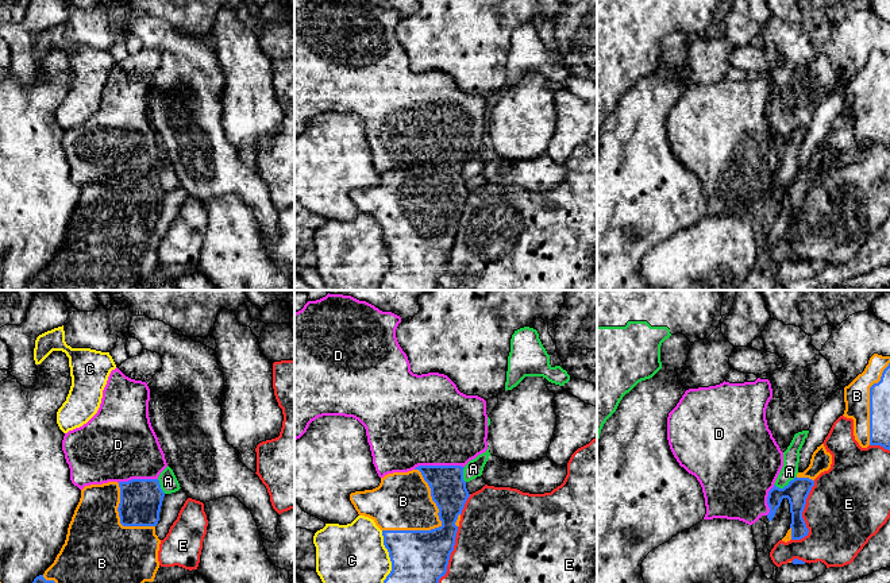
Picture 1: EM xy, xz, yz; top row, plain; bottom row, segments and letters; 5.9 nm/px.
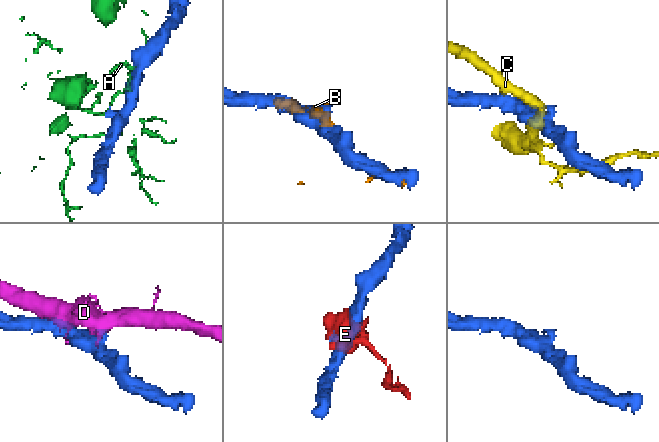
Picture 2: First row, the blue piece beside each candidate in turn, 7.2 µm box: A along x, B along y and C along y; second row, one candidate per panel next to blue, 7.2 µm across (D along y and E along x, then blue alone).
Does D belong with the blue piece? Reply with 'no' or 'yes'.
no

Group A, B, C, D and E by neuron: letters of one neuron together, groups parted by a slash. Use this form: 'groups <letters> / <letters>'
groups A / B / C / D / E

